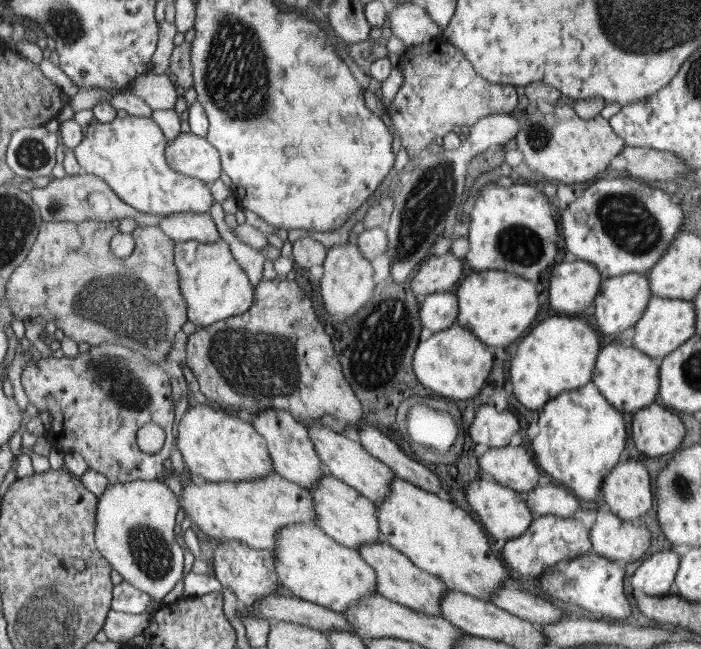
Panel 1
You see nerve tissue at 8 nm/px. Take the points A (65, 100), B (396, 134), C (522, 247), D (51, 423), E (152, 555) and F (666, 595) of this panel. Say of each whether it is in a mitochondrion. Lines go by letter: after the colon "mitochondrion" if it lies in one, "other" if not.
A: other
B: other
C: mitochondrion
D: other
E: mitochondrion
F: other

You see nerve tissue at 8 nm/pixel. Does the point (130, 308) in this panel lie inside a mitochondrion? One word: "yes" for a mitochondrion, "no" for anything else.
yes

